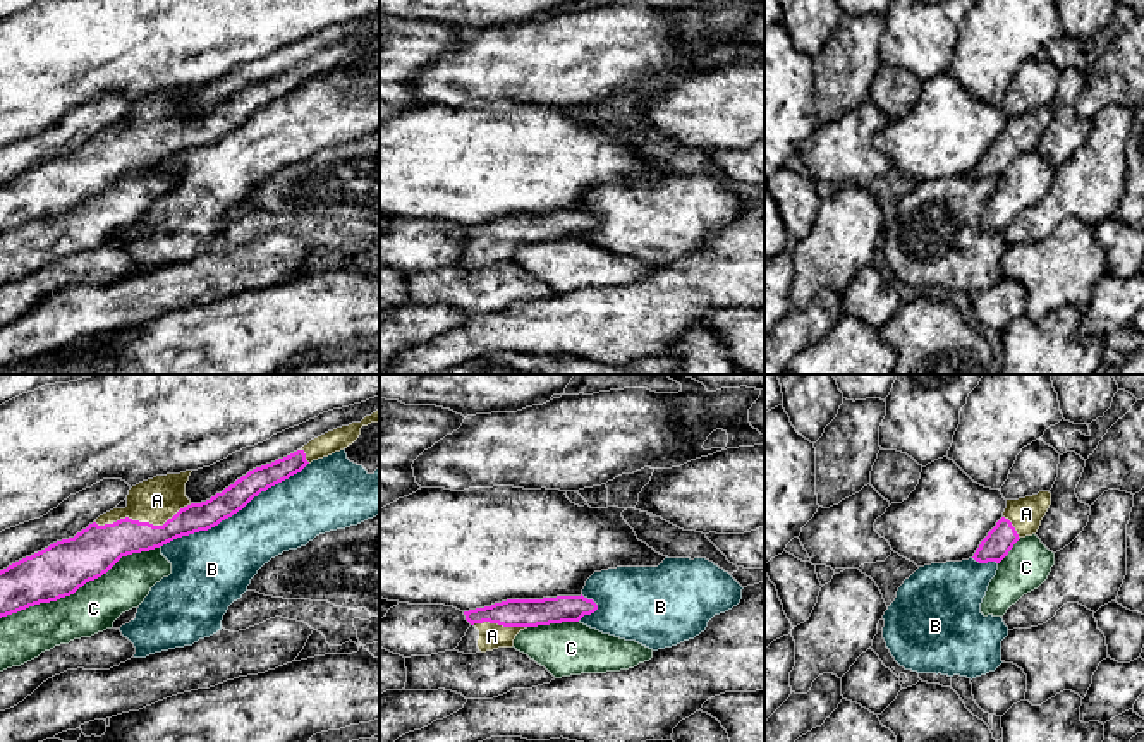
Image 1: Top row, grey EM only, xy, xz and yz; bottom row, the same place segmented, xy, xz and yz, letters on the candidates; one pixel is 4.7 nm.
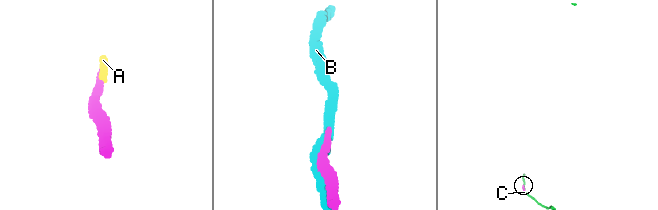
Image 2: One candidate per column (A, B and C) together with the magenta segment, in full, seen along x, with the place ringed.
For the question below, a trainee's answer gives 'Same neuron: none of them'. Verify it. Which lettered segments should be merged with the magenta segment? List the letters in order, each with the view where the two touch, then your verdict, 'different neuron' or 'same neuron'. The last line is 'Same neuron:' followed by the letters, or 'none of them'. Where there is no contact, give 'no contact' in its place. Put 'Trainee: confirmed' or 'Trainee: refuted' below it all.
A: meets magenta in xy; same neuron
B: meets magenta in xy; different neuron
C: meets magenta in xy; different neuron
Same neuron: A
Trainee: refuted

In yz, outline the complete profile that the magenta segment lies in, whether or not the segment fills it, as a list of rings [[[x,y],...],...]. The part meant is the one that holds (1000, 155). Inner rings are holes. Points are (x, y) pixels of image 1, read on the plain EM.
[[[1039,106],[1038,110],[1019,115],[1007,115],[1003,132],[981,156],[972,173],[979,179],[1000,179],[1020,153],[1038,148],[1050,120],[1050,106]]]

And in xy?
[[[380,26],[366,31],[361,38],[352,38],[328,46],[287,72],[249,86],[222,108],[216,108],[201,119],[192,119],[186,112],[186,98],[189,96],[192,86],[156,91],[132,101],[127,110],[125,124],[113,124],[100,131],[74,153],[57,156],[48,163],[0,186],[0,234],[40,218],[50,218],[74,210],[86,198],[106,189],[122,172],[149,167],[177,153],[218,141],[222,136],[242,125],[261,106],[266,106],[268,103],[301,88],[313,76],[347,64],[359,53],[362,41],[378,36]]]

